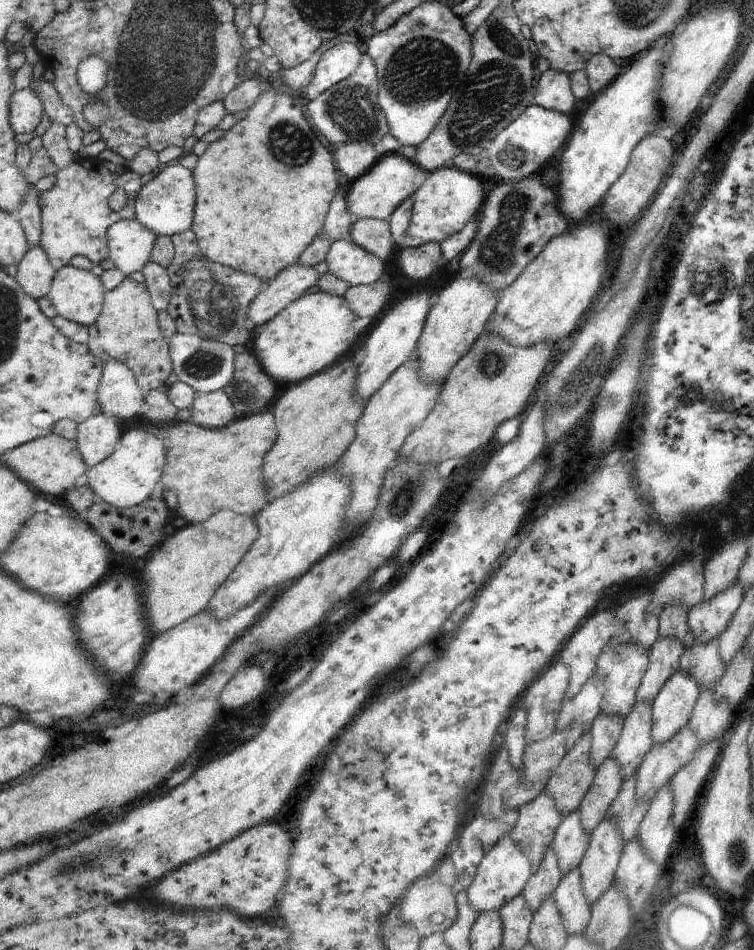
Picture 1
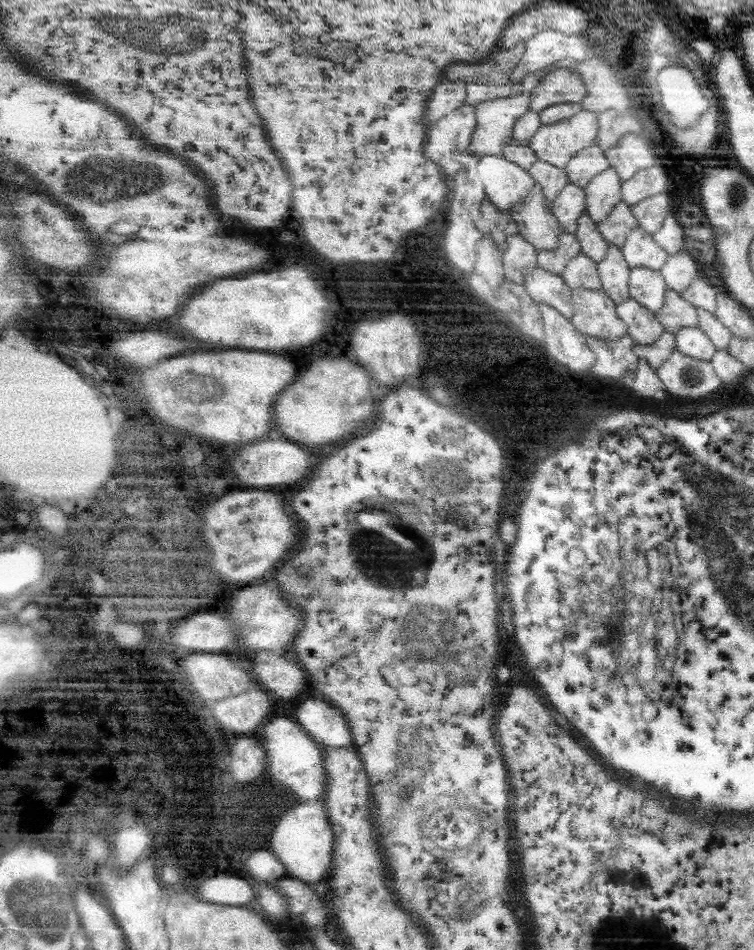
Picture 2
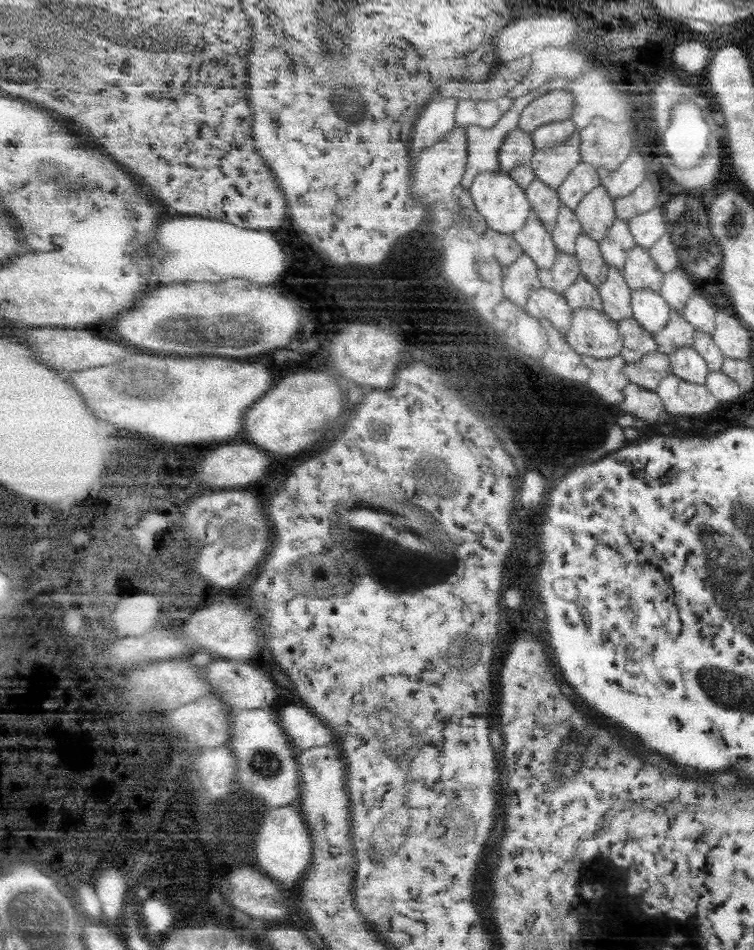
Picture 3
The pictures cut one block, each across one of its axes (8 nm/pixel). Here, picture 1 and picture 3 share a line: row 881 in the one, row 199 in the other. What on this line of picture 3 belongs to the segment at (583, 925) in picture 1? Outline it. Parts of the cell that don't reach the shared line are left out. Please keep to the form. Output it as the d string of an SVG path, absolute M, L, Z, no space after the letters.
M581 161L568 178L557 189L561 202L574 211L579 203L595 188L601 186L602 181L595 165Z

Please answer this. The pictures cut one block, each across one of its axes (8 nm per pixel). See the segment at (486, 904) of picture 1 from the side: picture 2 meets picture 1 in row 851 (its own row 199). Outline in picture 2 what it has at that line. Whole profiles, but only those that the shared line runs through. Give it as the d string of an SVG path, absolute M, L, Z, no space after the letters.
M481 156L479 170L485 182L486 196L501 211L514 208L529 196L537 184L527 169L504 156Z

